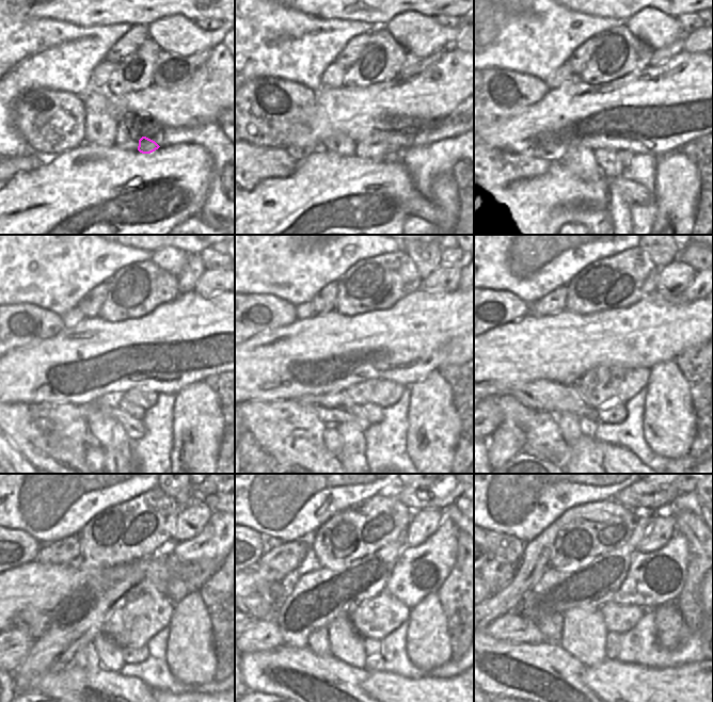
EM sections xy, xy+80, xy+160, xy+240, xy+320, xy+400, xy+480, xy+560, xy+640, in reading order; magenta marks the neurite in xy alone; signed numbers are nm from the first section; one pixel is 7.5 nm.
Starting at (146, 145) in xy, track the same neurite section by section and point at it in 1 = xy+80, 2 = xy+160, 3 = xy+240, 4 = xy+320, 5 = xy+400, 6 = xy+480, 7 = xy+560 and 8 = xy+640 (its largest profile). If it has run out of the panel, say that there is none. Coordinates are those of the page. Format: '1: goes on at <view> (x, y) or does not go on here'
1: goes on at xy+80 (390, 156)
2: goes on at xy+160 (626, 157)
3: goes on at xy+240 (145, 399)
4: goes on at xy+320 (383, 393)
5: goes on at xy+400 (605, 384)
6: goes on at xy+480 (132, 624)
7: goes on at xy+560 (376, 618)
8: goes on at xy+640 (619, 618)

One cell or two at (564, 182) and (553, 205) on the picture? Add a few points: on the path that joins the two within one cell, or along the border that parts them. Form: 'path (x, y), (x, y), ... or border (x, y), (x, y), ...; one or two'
path (558, 188), (557, 196), (554, 200); one

